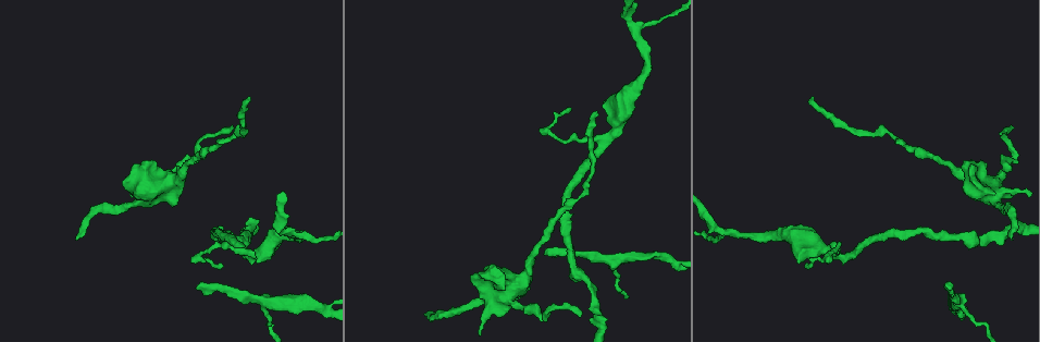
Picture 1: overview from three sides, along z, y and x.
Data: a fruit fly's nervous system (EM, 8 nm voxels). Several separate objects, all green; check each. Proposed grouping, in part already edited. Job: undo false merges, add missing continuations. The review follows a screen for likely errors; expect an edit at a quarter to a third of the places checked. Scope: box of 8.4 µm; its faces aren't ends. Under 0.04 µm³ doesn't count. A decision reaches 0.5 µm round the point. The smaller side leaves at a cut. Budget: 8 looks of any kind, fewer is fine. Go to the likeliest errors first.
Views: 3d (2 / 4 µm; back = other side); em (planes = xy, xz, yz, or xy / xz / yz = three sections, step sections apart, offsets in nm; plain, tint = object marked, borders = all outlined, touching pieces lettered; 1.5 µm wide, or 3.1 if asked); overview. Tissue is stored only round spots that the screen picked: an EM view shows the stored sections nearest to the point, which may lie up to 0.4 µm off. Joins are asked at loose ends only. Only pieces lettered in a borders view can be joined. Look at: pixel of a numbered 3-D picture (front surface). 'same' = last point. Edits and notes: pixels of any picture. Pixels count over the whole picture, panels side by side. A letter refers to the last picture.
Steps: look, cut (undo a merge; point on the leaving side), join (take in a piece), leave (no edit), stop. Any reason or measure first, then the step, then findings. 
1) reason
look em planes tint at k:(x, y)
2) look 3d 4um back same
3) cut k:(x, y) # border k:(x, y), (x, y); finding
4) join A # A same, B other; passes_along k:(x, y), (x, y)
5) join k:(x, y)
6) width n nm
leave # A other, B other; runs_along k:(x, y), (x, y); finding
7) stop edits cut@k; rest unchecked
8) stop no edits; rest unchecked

tapers out
look em planes borders at 1:(949, 289)

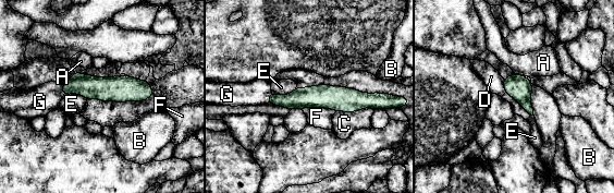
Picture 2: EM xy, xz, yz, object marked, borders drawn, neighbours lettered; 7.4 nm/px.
join G # A other, B other, C other, D other, E other, F other, G same; passes_along 2:(90, 87), (63, 89), (39, 101); it goes on there

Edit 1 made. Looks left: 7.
look 3d 2um at 1:(493, 265)

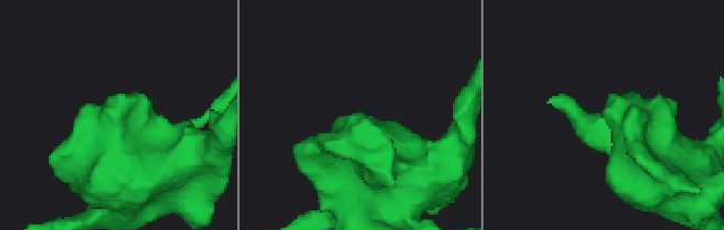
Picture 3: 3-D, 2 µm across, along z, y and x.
now the EM
look em planes borders at 3:(118, 117)

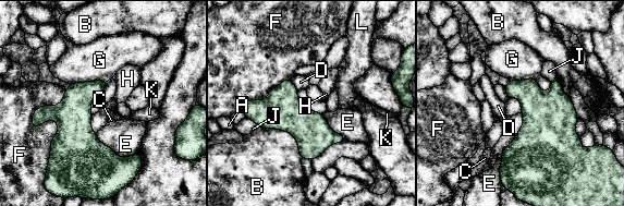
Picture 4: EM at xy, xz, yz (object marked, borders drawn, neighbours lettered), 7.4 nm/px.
width 240 nm; longest_contact F 600 nm
leave # A other, B other, C other, D other, E other, F other, G other, H other, J other, K other, L other; no lettered piece goes on from it

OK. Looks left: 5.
stop edits join@2; rest unchecked

